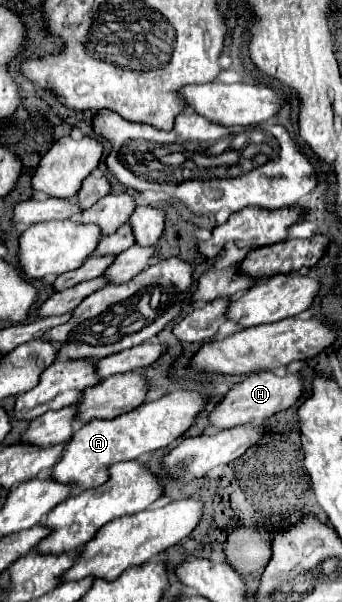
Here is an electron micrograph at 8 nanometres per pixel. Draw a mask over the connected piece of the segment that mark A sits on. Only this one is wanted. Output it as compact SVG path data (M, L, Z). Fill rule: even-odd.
M179 390L165 394L159 400L145 402L139 408L111 420L95 418L93 422L81 426L65 444L63 456L51 468L51 478L71 488L79 488L79 492L95 488L107 480L107 466L115 462L135 460L141 454L169 446L193 424L197 412L203 410L203 404L205 404L205 396L197 392Z

